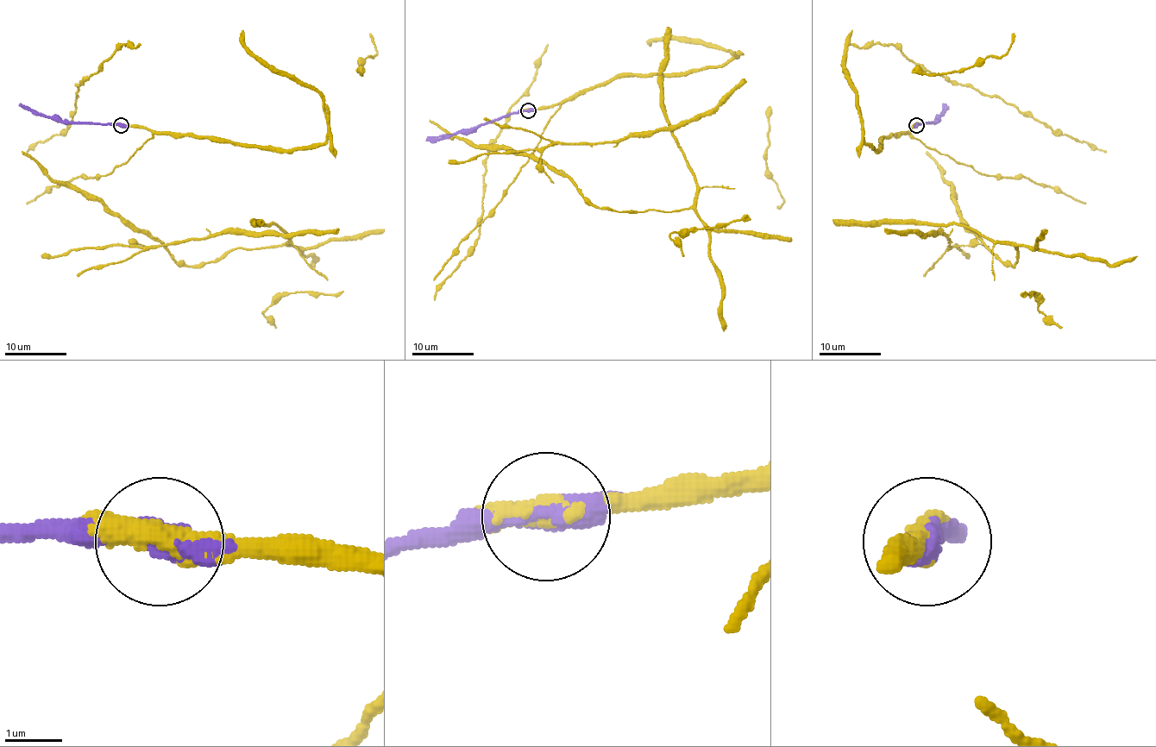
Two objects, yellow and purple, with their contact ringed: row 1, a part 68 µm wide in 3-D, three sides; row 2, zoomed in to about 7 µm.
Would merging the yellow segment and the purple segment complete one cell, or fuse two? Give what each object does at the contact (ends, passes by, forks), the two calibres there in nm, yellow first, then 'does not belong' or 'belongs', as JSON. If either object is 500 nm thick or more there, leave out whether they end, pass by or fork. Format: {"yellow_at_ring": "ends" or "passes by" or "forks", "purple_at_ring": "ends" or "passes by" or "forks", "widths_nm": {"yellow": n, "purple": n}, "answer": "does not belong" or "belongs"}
{"yellow_at_ring": "passes by", "purple_at_ring": "passes by", "widths_nm": {"yellow": 360, "purple": 360}, "answer": "belongs"}

